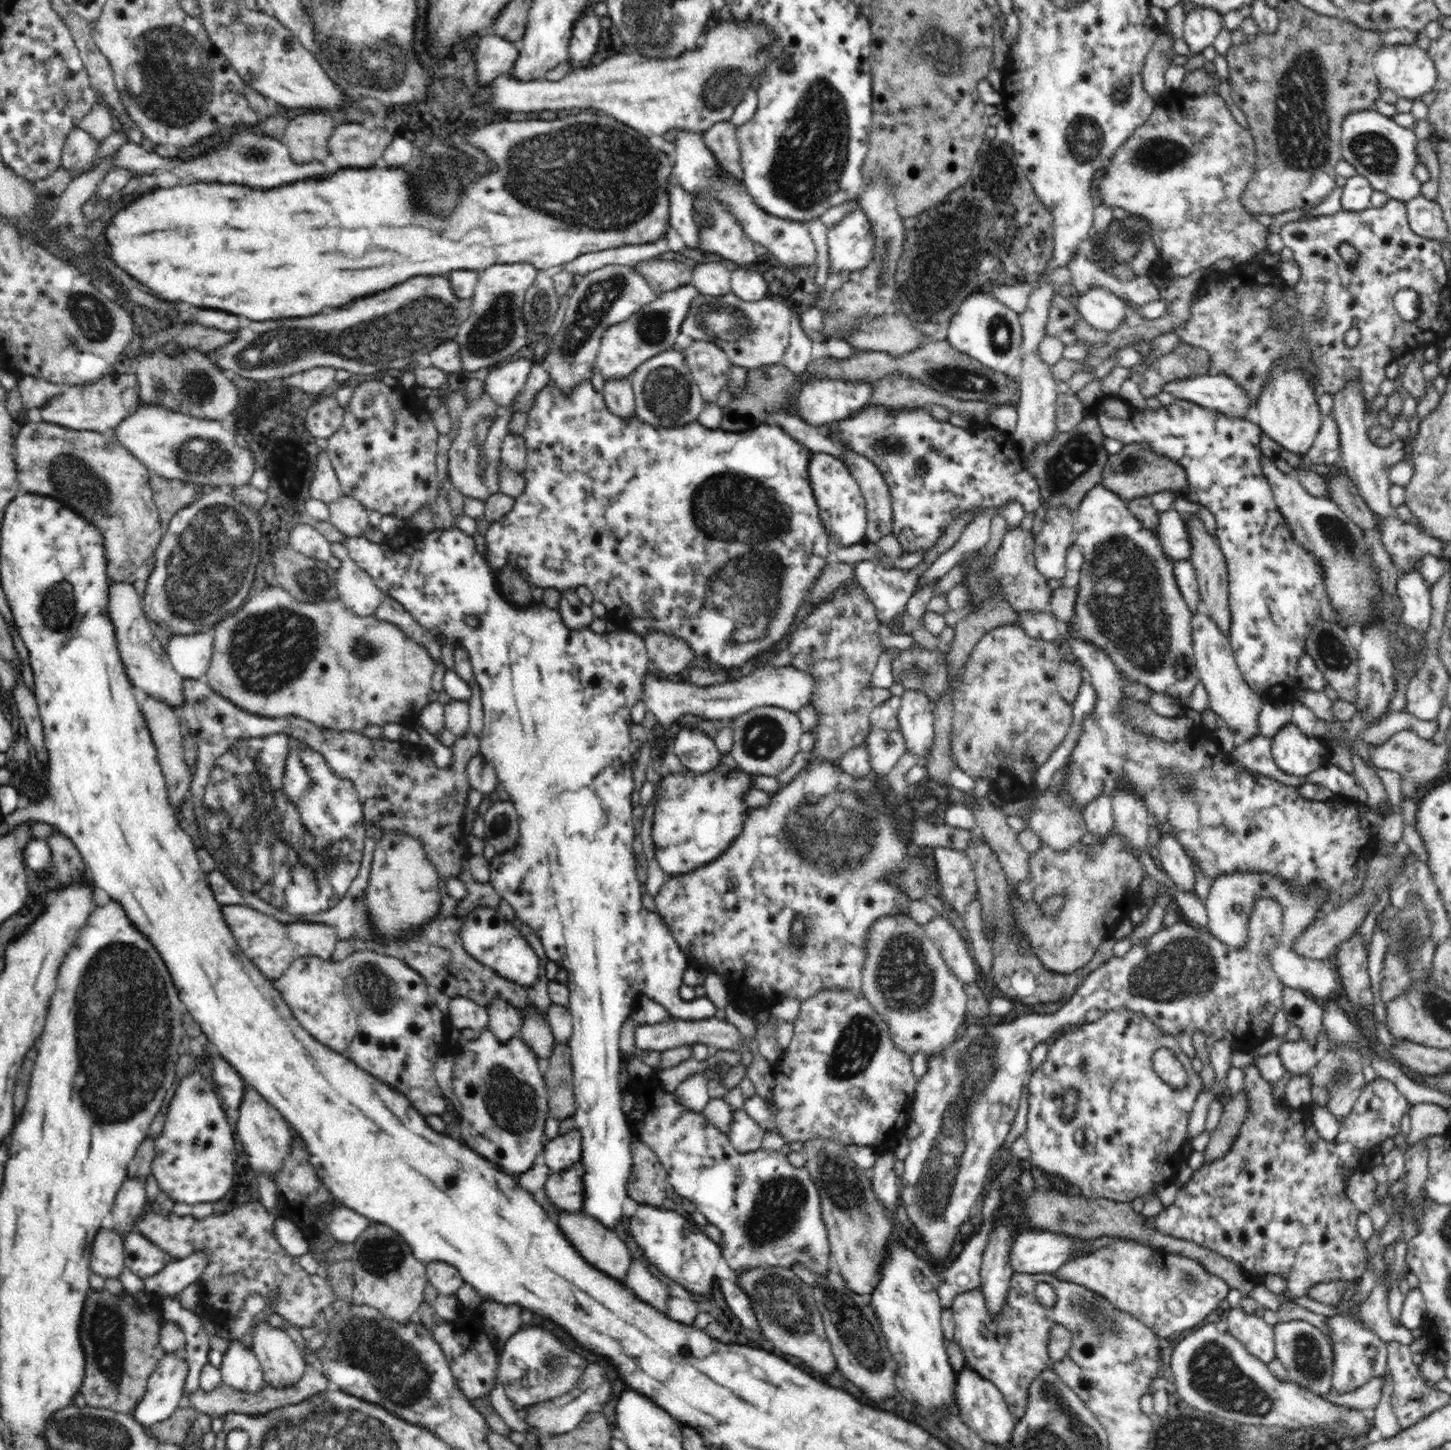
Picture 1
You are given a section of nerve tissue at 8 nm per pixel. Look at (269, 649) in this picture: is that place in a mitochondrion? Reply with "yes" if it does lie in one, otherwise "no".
yes

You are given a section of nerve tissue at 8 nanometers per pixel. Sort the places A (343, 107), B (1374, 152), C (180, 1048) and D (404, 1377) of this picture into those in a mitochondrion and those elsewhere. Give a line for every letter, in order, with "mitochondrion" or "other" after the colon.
A: other
B: mitochondrion
C: other
D: mitochondrion

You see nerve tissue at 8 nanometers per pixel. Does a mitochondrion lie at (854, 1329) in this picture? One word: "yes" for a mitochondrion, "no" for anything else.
yes

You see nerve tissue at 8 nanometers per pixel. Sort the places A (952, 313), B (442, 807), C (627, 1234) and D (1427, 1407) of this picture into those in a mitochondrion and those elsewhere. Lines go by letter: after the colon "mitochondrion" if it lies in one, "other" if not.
A: other
B: other
C: other
D: other

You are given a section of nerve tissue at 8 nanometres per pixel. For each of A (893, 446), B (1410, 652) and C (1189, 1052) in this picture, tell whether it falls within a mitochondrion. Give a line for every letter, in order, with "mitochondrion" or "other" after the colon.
A: mitochondrion
B: mitochondrion
C: other

